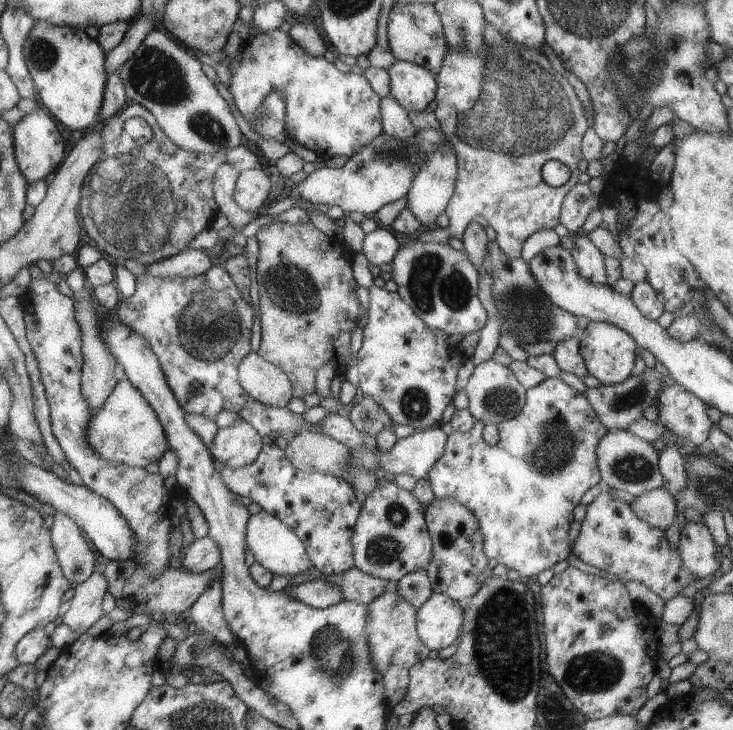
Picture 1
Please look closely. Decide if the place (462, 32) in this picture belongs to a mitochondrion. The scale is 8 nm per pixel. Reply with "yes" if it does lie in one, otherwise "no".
yes

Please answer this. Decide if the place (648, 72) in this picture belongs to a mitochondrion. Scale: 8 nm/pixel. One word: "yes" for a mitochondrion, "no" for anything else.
yes

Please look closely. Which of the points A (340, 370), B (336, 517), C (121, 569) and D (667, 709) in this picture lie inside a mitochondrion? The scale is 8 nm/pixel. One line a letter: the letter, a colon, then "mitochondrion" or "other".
A: other
B: other
C: other
D: other

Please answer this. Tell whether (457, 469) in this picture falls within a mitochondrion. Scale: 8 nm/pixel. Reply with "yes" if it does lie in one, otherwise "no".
no

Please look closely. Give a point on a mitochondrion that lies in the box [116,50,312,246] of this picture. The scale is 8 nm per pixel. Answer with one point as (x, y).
(203, 124)

